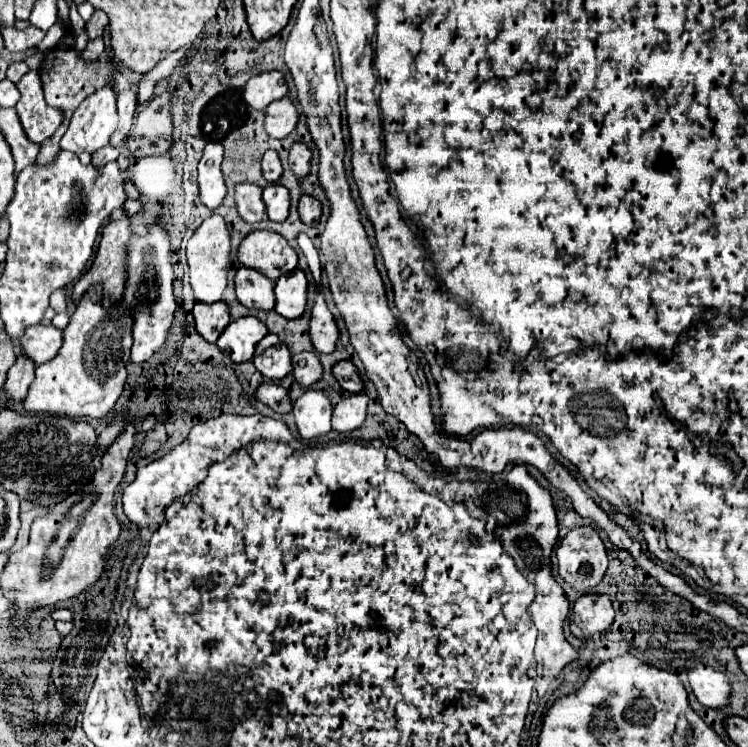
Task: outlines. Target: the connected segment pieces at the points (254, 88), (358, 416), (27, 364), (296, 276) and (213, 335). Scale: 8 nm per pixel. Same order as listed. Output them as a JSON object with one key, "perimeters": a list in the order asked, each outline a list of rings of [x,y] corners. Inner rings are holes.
{"perimeters":[[[[266,72],[254,76],[244,86],[244,96],[252,96],[252,108],[256,110],[264,110],[270,102],[280,100],[286,94],[288,94],[288,84],[282,72]]],[[[350,394],[340,404],[336,404],[332,414],[332,428],[336,432],[350,432],[362,426],[366,418],[366,406],[370,398],[366,394]]],[[[20,352],[16,362],[12,364],[12,368],[8,372],[8,380],[4,384],[6,396],[10,400],[22,400],[26,396],[28,386],[34,380],[34,368],[36,368],[36,364],[24,352]]],[[[296,268],[276,282],[276,312],[286,318],[298,318],[306,310],[308,280],[306,274]]],[[[196,302],[192,314],[196,320],[196,330],[208,342],[216,342],[218,336],[224,332],[224,328],[230,324],[230,310],[226,302],[214,302],[214,304]]]]}

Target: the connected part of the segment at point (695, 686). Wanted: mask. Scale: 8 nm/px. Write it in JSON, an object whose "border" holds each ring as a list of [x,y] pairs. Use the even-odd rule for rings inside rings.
{"border":[[[699,663],[693,668],[688,668],[688,680],[696,700],[704,708],[726,708],[730,704],[730,682],[726,674],[712,666]]]}

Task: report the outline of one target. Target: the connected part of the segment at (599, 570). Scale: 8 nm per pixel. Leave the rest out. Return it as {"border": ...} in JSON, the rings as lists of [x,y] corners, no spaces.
{"border":[[[592,526],[570,530],[558,544],[558,574],[576,590],[594,590],[604,578],[608,558],[602,538]]]}

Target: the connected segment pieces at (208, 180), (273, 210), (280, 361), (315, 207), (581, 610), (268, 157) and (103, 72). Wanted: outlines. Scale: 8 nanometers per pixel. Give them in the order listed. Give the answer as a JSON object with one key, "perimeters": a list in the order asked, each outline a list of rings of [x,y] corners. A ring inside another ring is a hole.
{"perimeters":[[[[210,142],[204,150],[204,156],[198,164],[198,182],[200,182],[200,198],[202,202],[214,210],[222,204],[226,196],[226,184],[220,170],[222,164],[222,144]]],[[[276,184],[276,186],[268,186],[264,188],[264,202],[266,202],[266,212],[268,218],[274,222],[284,222],[288,218],[290,212],[290,192]]],[[[268,334],[256,346],[254,366],[262,376],[270,380],[280,380],[292,372],[292,354],[276,334]]],[[[308,194],[300,198],[298,212],[300,212],[302,222],[308,224],[308,226],[316,226],[320,222],[320,218],[322,218],[322,206],[320,206],[320,202],[316,198],[308,196]]],[[[584,594],[574,602],[570,620],[570,632],[576,638],[592,638],[594,634],[610,628],[614,620],[614,606],[604,594]]],[[[268,150],[264,154],[262,160],[262,174],[268,182],[278,182],[278,178],[282,176],[282,164],[280,164],[280,156],[276,150]]],[[[60,48],[58,52],[51,52],[44,58],[39,69],[40,78],[42,84],[44,84],[44,94],[46,94],[46,102],[54,104],[54,108],[62,110],[62,126],[54,132],[54,136],[50,136],[42,146],[40,146],[40,154],[36,158],[38,164],[48,164],[50,160],[54,160],[54,156],[58,156],[58,150],[60,150],[60,138],[64,136],[66,128],[68,128],[68,122],[70,122],[70,116],[72,112],[80,106],[82,100],[86,100],[94,90],[98,88],[104,88],[110,84],[110,78],[116,74],[116,66],[114,64],[100,64],[98,60],[96,62],[86,62],[82,58],[82,54],[78,54],[74,48]]]]}

